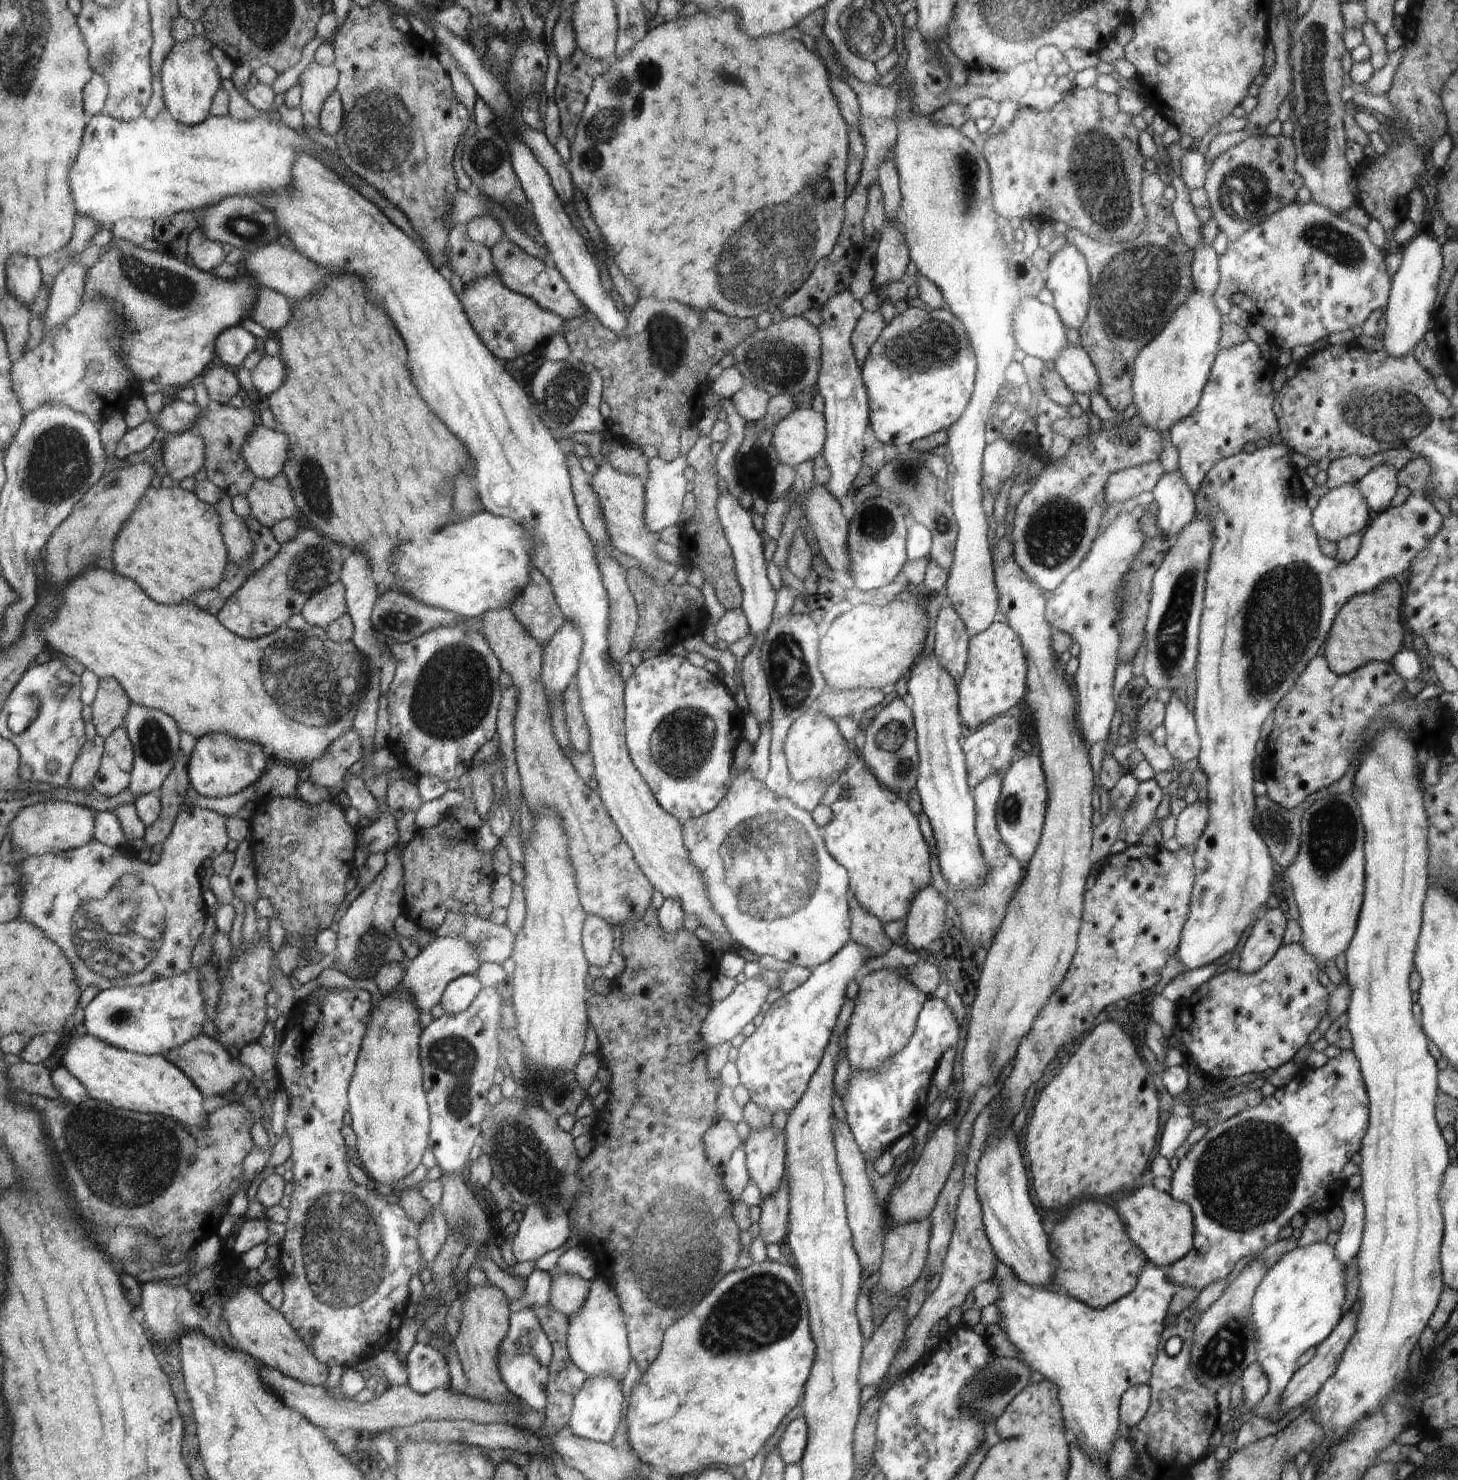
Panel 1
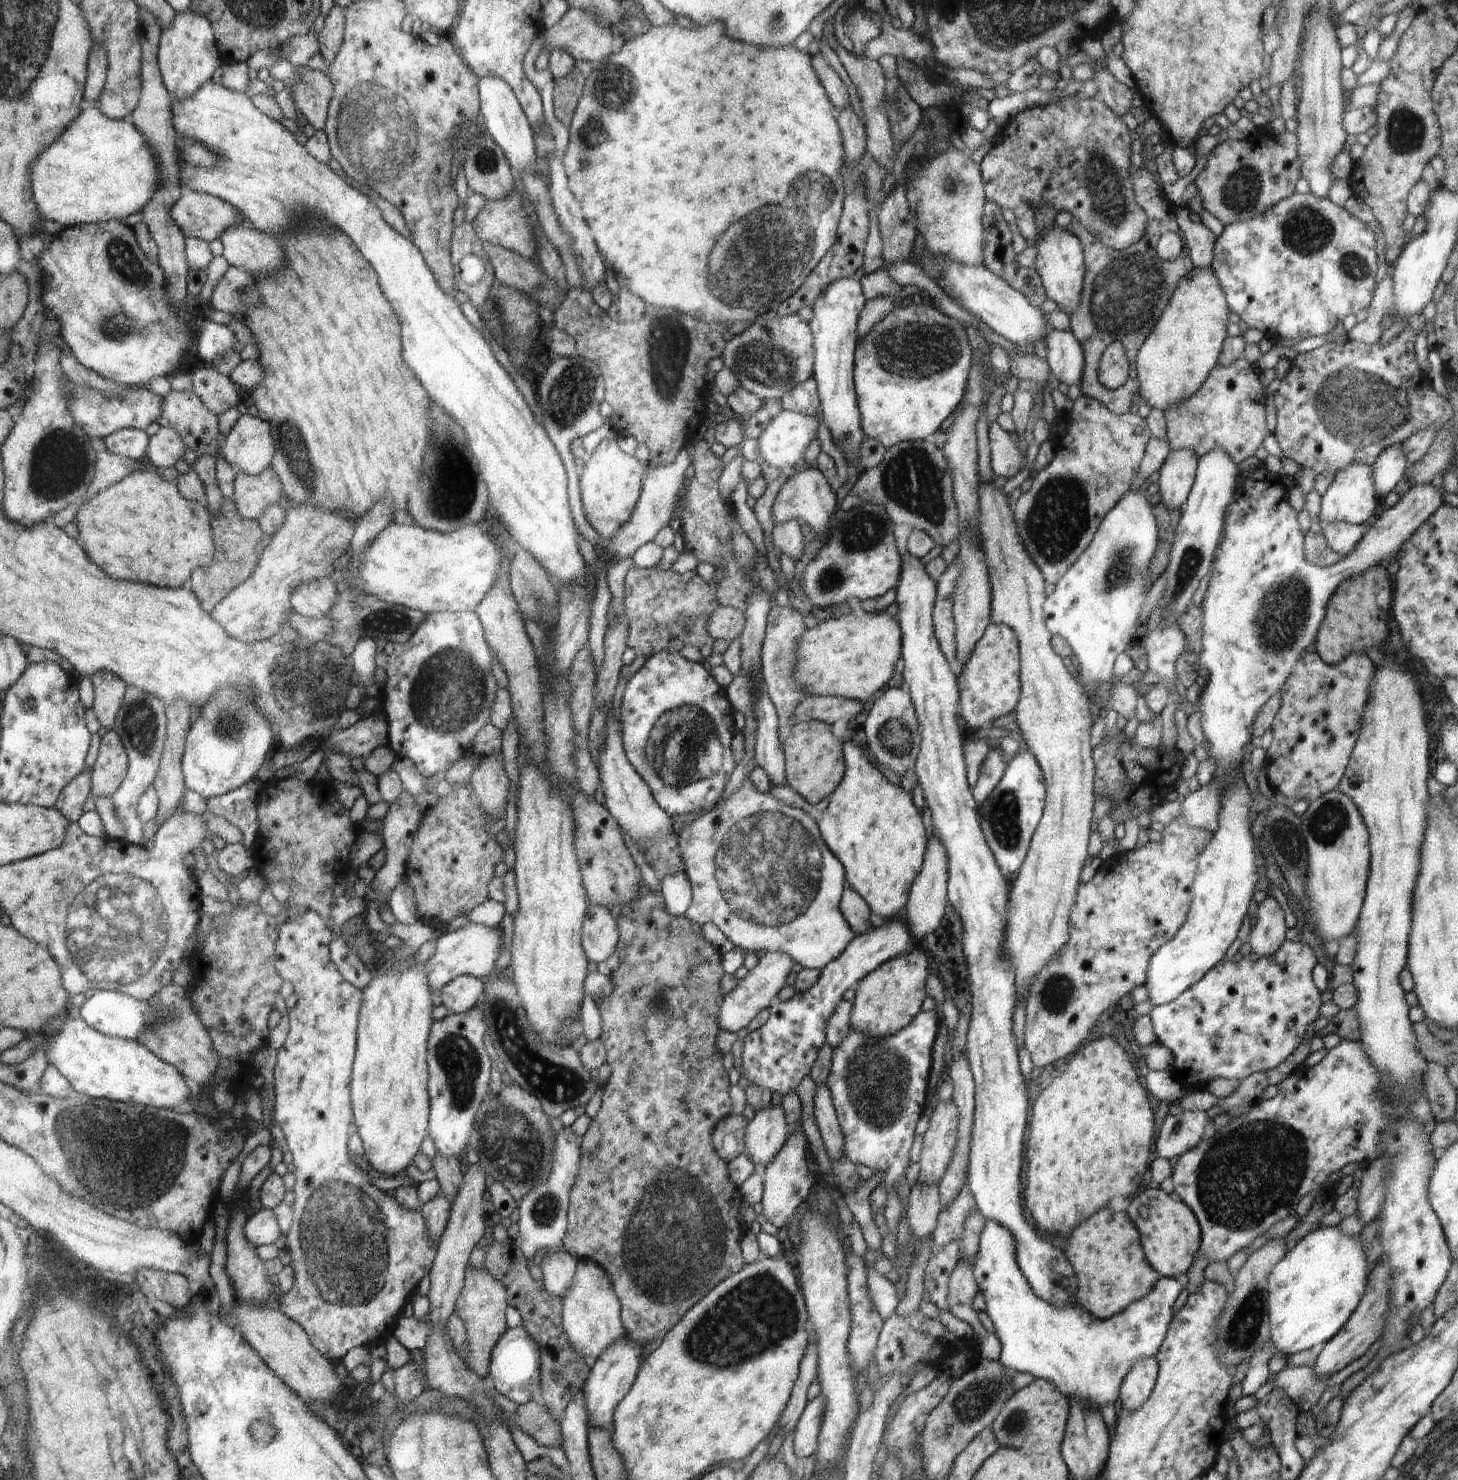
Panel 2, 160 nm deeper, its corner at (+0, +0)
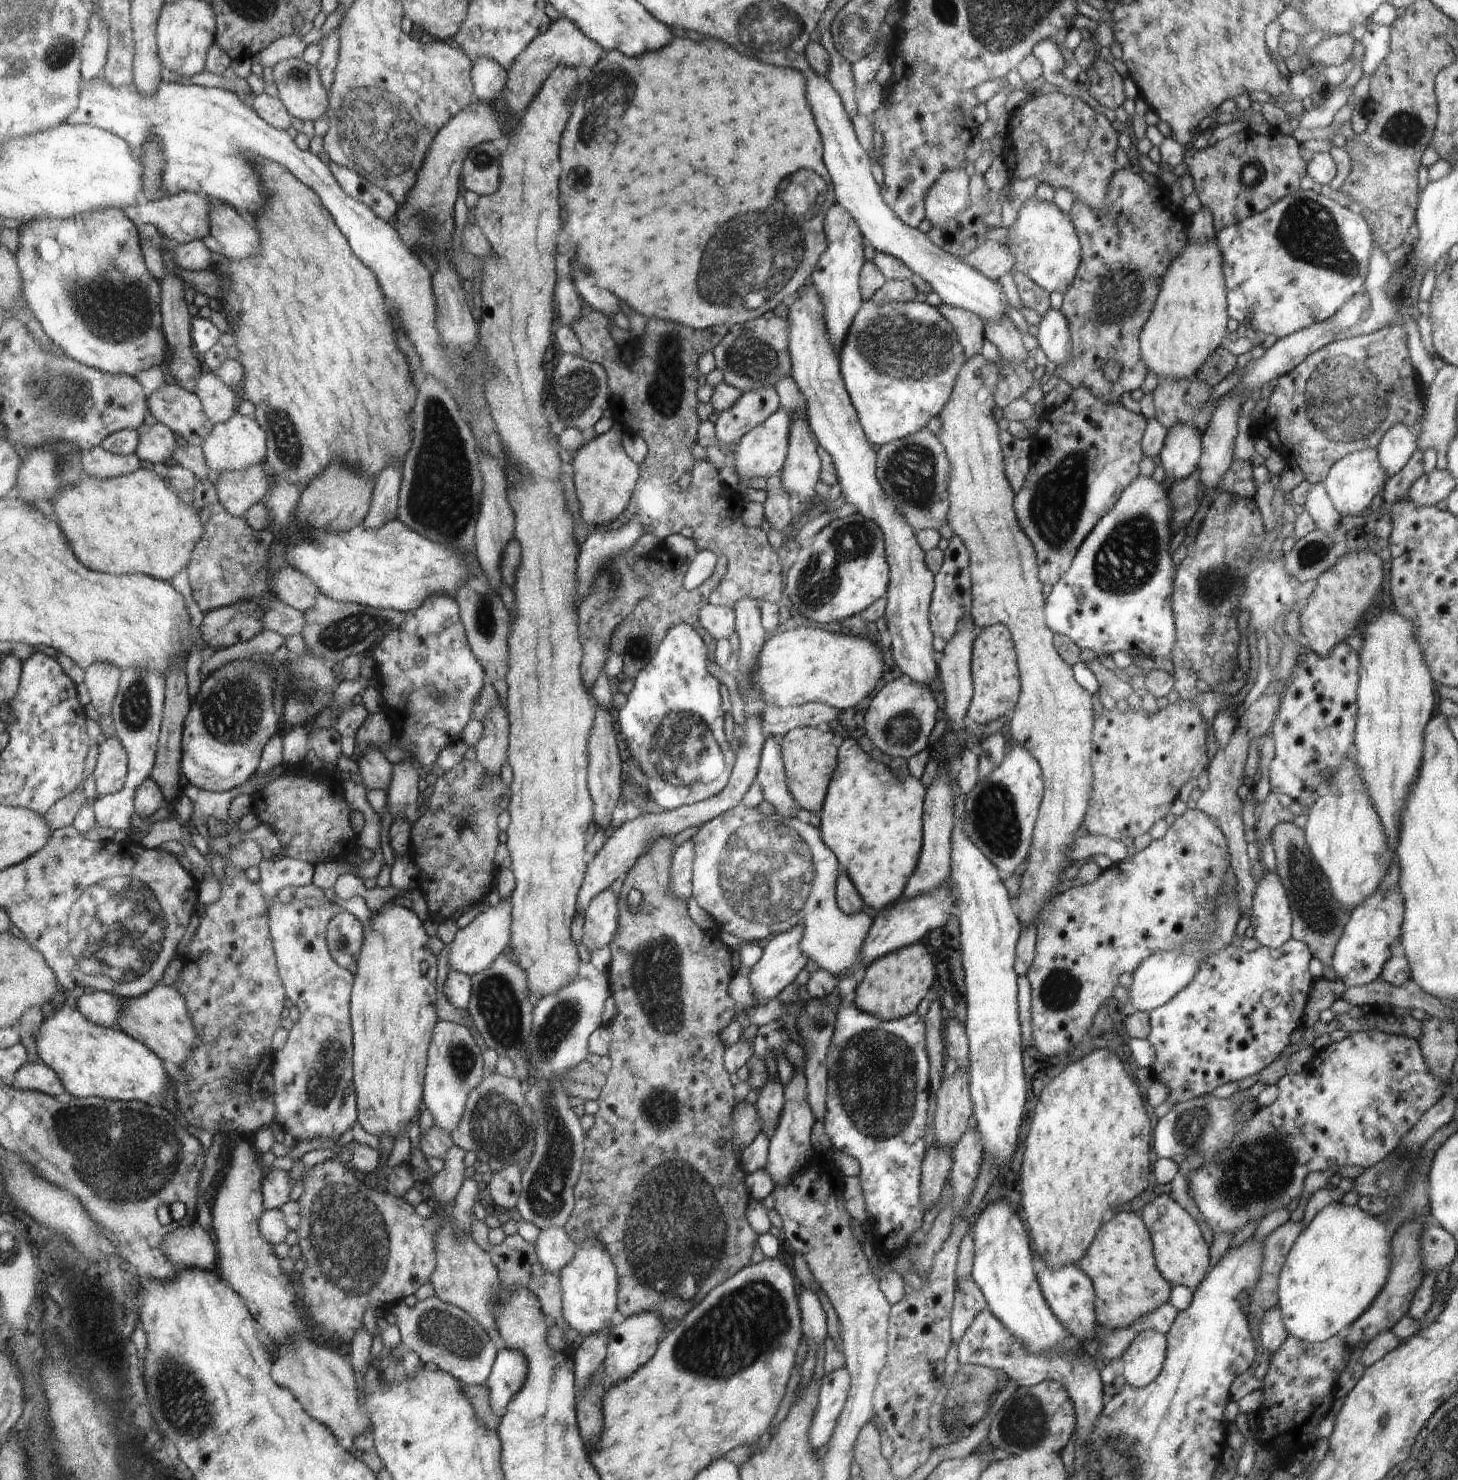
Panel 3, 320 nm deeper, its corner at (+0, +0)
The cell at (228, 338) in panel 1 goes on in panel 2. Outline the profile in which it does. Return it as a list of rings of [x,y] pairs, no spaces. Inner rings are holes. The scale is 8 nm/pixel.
[[[210,319],[205,321],[199,336],[199,354],[208,364],[220,356],[233,350],[235,335],[229,325],[218,326]]]

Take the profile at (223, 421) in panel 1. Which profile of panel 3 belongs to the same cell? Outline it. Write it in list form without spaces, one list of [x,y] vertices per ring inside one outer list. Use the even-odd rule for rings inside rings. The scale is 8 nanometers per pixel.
[[[174,382],[149,395],[149,410],[158,422],[182,433],[190,444],[201,447],[214,426],[198,393],[188,392]]]

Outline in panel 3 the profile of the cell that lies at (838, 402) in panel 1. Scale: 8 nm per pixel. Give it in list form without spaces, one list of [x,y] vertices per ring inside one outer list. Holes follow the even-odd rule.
[[[833,204],[829,208],[824,220],[824,229],[828,246],[812,271],[810,281],[821,293],[825,304],[825,325],[829,329],[831,340],[839,350],[844,346],[853,320],[864,304],[863,298],[860,298],[860,268],[864,264],[864,250],[862,250],[864,242],[862,242],[857,220],[854,220],[854,217],[841,204]]]

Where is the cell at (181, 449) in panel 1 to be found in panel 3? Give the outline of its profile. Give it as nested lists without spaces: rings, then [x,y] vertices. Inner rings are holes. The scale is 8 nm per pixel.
[[[164,423],[142,426],[141,444],[136,452],[145,465],[164,463],[173,456],[176,445],[176,434],[172,428]]]

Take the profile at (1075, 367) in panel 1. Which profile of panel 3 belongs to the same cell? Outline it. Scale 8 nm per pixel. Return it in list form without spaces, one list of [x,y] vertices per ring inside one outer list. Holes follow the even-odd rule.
[[[1048,309],[1040,320],[1035,337],[1048,360],[1057,366],[1062,366],[1063,360],[1070,355],[1072,346],[1069,324],[1064,313]]]

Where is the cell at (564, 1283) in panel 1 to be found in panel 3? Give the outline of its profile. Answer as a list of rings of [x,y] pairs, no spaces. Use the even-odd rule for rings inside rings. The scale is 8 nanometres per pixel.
[[[565,1227],[541,1228],[535,1242],[535,1251],[545,1271],[558,1275],[559,1270],[575,1255],[577,1244]]]

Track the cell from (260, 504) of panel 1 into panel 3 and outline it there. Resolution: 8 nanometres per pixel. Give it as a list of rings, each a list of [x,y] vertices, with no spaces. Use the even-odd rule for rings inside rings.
[[[255,464],[241,471],[222,471],[214,484],[221,505],[235,517],[244,517],[272,488],[264,464]]]

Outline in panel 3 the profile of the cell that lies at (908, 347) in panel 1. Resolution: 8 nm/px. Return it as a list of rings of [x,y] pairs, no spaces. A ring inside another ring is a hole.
[[[922,298],[878,304],[866,300],[842,346],[845,387],[858,408],[865,435],[877,448],[916,434],[930,418],[938,416],[962,366],[962,345],[954,328]]]

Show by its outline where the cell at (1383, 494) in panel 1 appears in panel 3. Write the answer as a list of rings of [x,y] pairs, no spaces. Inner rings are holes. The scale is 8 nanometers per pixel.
[[[1396,423],[1385,432],[1377,449],[1380,466],[1391,477],[1407,463],[1417,449],[1417,435],[1408,425]]]

